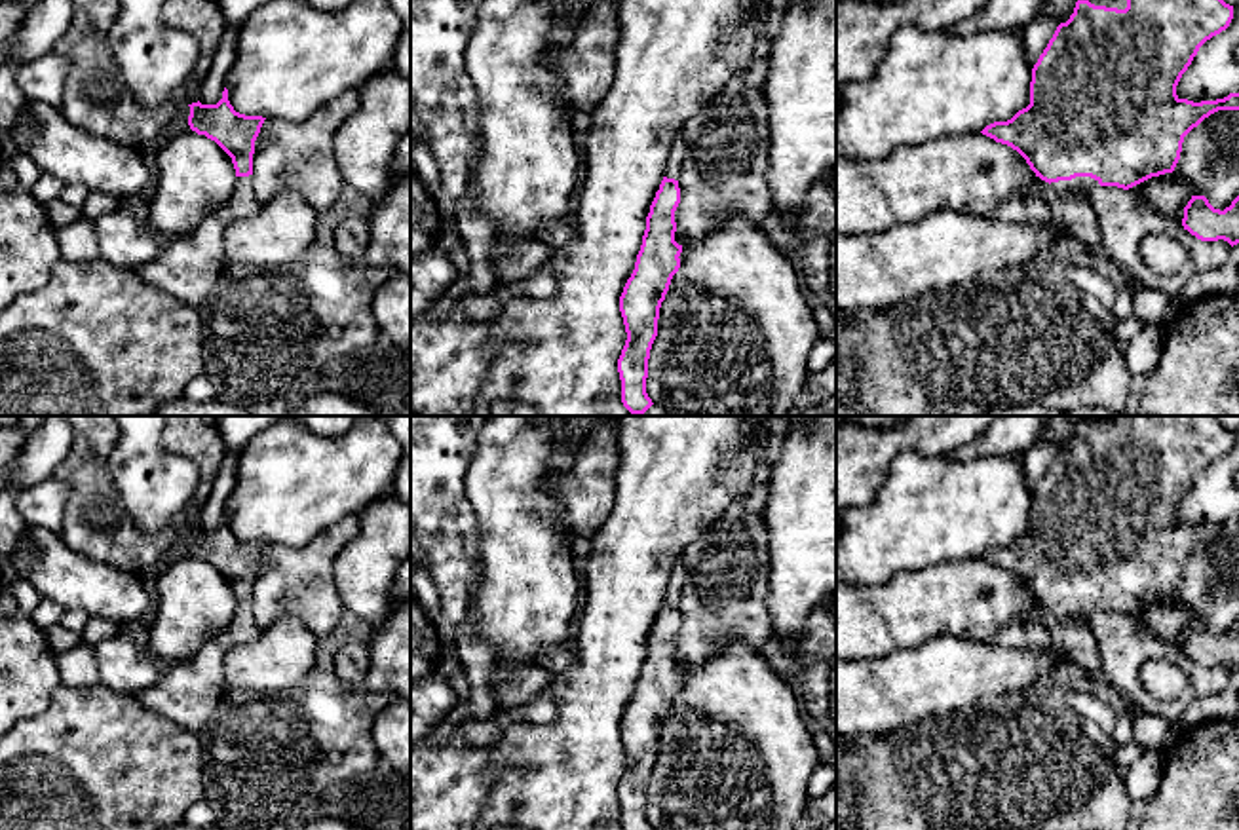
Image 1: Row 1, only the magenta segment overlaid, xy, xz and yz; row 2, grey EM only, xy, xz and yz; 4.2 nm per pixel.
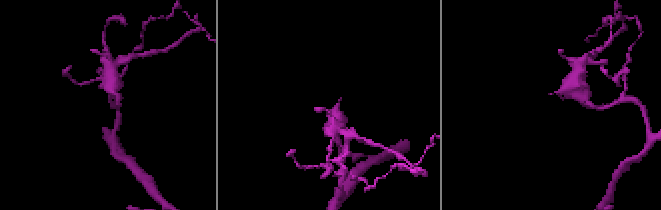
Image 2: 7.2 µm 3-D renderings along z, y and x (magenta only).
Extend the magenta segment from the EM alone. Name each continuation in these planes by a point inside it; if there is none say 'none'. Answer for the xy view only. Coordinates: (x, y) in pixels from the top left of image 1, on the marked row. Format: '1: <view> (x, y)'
1: xy (189, 266)

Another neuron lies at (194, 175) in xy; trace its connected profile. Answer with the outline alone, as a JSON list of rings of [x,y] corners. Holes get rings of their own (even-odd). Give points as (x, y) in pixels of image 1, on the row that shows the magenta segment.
[[[188,129],[156,146],[158,179],[148,226],[162,237],[196,230],[236,190],[232,158],[205,135]]]

